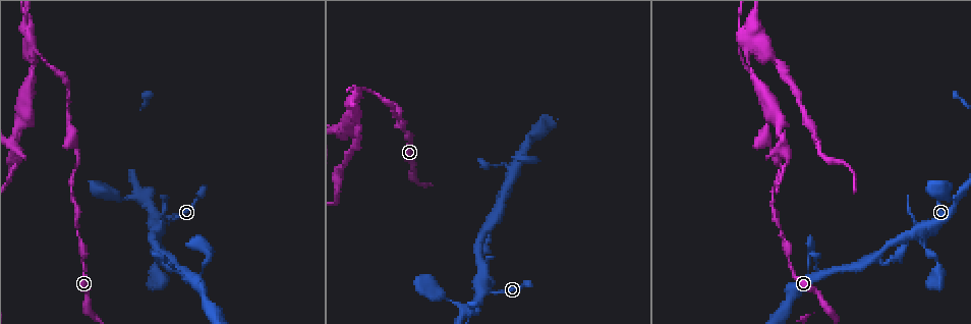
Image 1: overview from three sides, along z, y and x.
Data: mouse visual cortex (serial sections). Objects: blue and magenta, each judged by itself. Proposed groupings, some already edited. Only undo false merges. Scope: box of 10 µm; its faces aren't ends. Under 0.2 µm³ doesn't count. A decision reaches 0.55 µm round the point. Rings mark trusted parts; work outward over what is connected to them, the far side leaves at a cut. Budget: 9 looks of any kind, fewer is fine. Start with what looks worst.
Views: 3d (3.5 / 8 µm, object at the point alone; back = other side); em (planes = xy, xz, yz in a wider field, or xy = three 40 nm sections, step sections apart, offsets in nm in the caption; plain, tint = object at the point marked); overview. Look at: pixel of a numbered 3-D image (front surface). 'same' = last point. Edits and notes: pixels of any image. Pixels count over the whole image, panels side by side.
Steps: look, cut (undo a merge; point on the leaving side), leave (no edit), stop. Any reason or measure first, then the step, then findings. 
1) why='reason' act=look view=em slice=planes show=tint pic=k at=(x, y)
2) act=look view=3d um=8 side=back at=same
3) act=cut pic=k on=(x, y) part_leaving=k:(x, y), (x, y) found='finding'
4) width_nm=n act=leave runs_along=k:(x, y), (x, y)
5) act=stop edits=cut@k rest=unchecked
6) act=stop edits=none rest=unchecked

why='abrupt turn' act=look view=3d um=3.5 side=back pic=1 at=(958, 201)

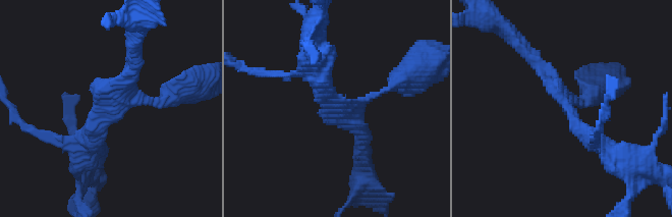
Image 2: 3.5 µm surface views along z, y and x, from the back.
act=look view=em slice=planes show=tint pic=2 at=(569, 109)

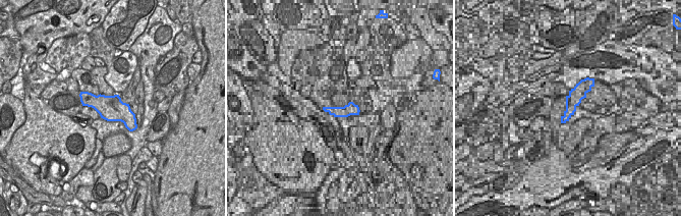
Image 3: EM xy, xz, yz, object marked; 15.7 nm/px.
width_nm=420 act=leave runs_along=2:(71, 146), (118, 99), (165, 102) found='one cell here'

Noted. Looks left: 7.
why='thin neck' act=look view=3d um=3.5 pic=1 at=(772, 192)

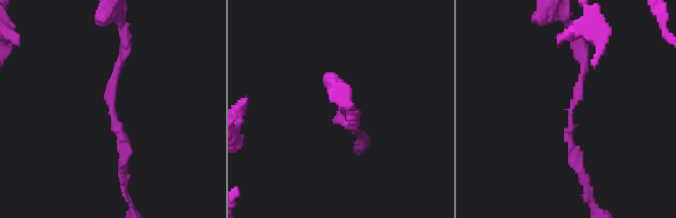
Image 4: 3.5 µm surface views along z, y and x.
arm_widths_nm=100,200 why='shape alone is not enough' act=look view=em slice=xy step=1 show=tint pic=4 at=(572, 112)

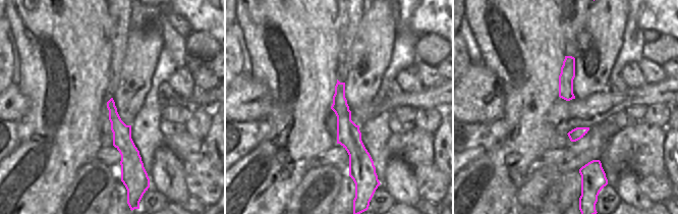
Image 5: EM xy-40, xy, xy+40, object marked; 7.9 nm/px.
why='another direction' act=look view=em slice=xy step=3 show=tint at=same

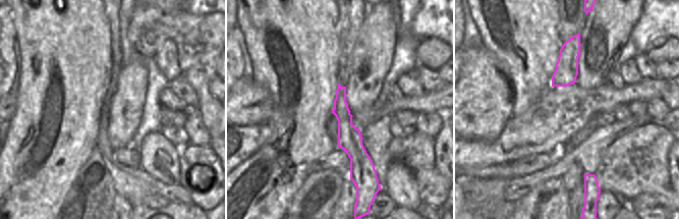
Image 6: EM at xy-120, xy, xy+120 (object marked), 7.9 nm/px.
act=leave runs_along=4:(122, 177), (122, 133), (110, 106), (122, 49) found='one cell here'

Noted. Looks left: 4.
act=look view=3d um=3.5 pic=1 at=(69, 119)

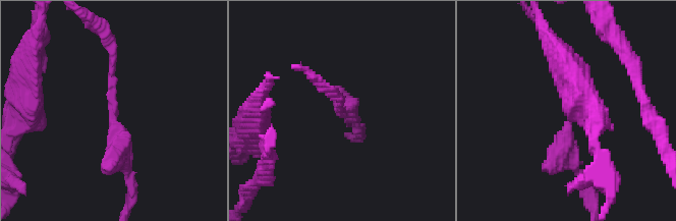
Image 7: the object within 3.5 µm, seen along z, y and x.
arm_widths_nm=100,250 why='need the tissue' act=look view=em slice=xy step=3 show=tint pic=7 at=(340, 111)

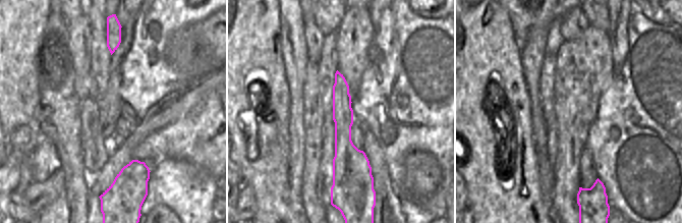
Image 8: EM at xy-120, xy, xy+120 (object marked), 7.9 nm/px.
why='another direction' act=look view=em slice=xy step=1 show=tint at=same

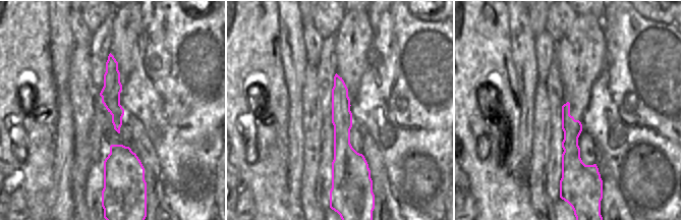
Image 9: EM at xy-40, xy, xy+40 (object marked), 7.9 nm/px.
act=leave runs_along=7:(581, 173), (555, 48) found='all the same cell'

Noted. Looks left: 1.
act=stop edits=none rest=unchecked

